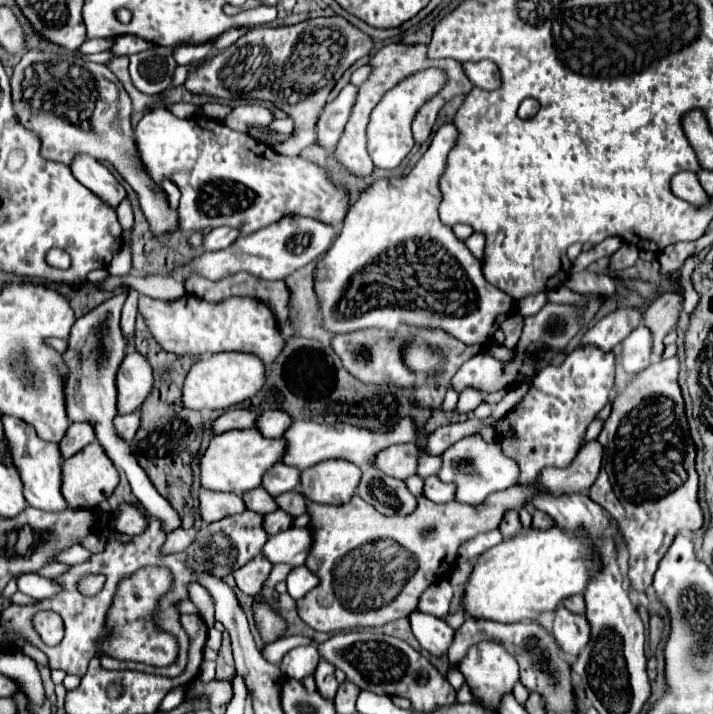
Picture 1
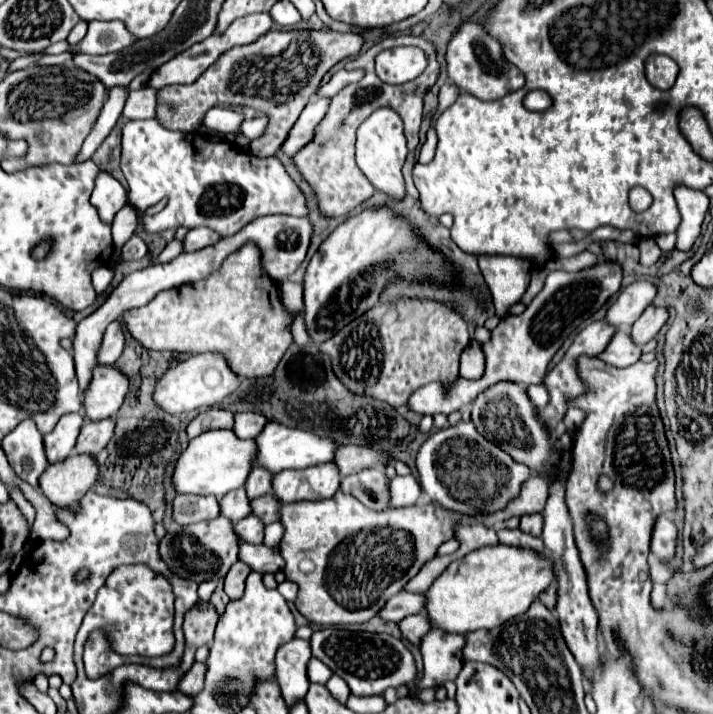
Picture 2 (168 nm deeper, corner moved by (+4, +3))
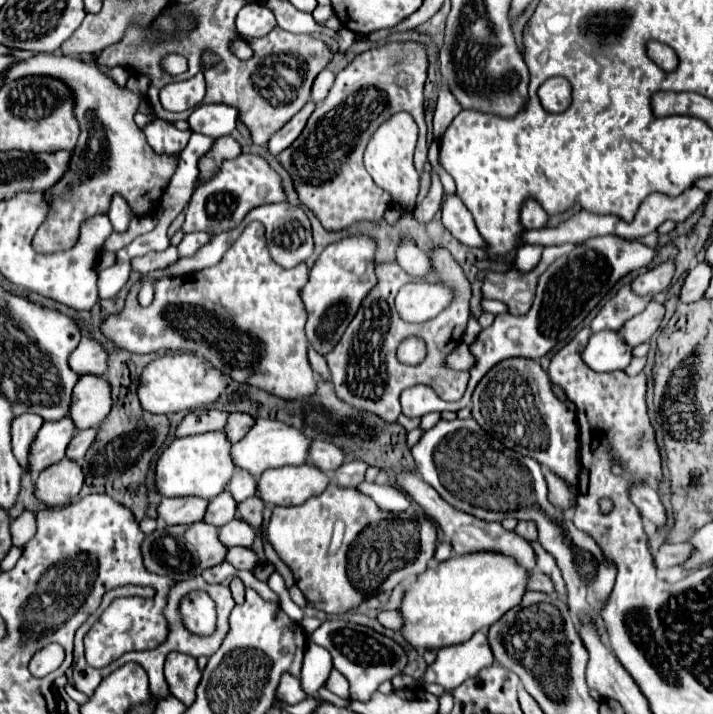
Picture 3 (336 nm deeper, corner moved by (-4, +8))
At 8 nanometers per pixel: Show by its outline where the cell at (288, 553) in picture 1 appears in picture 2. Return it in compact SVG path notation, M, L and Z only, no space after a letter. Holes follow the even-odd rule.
M242 543L240 545L240 561L248 563L252 571L260 573L276 573L284 569L284 557L280 553L280 547L268 547L264 543L252 545L252 543Z

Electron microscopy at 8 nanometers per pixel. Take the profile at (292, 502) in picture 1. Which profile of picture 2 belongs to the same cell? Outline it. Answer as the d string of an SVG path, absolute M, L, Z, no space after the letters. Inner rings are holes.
M274 493L262 495L252 501L252 513L258 515L260 519L264 519L266 525L280 521L280 507L282 507L282 503L276 499Z

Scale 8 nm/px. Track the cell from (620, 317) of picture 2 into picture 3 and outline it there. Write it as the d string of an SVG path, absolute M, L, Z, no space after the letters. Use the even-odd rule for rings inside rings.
M670 258L670 260L646 270L646 272L638 274L632 280L632 288L638 290L638 294L648 294L648 292L658 294L658 292L668 288L668 284L670 284L670 280L674 276L674 270L676 270L676 266L674 266L674 260Z

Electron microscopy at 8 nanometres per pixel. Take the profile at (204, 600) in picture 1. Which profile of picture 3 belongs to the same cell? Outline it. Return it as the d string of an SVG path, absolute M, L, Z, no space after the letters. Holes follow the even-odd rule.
M222 562L222 564L218 564L218 566L210 568L210 570L204 570L202 578L204 578L206 582L210 582L210 584L216 584L216 582L224 582L226 578L230 578L230 576L234 576L234 574L236 574L236 570L232 570L232 568L228 566L228 562Z

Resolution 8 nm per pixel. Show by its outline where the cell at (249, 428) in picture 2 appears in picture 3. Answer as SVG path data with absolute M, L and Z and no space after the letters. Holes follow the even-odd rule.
M230 414L228 422L224 426L224 434L226 438L234 444L240 438L244 438L244 434L254 426L254 418L248 418L248 414Z

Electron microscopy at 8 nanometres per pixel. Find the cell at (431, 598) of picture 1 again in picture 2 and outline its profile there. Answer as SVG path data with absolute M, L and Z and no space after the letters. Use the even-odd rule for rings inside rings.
M402 591L400 595L394 595L386 605L384 611L380 611L380 617L386 621L400 623L408 615L416 615L426 609L426 595L424 593L412 593Z

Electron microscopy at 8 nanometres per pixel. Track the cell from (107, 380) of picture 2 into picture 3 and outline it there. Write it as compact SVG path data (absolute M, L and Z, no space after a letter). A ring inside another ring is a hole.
M84 376L76 382L72 392L72 404L68 416L76 430L96 428L108 416L112 408L112 396L108 390L108 382L104 378Z

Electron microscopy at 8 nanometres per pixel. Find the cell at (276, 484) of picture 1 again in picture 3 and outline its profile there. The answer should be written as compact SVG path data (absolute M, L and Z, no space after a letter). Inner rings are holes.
M236 470L226 486L226 490L232 494L236 502L242 502L256 494L256 480L246 470Z

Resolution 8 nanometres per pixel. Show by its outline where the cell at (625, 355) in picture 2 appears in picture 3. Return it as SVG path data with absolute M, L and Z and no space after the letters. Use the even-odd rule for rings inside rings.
M602 330L590 336L588 346L582 350L582 362L596 372L622 370L630 364L632 348L624 346L618 332Z

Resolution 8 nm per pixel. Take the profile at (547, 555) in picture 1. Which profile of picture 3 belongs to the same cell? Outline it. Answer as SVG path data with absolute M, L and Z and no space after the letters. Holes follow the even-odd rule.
M488 552L452 556L440 562L436 570L428 568L406 586L400 604L404 624L398 632L418 652L462 644L470 640L474 632L492 626L512 606L520 604L520 598L526 592L526 582L528 570L516 566L512 558Z

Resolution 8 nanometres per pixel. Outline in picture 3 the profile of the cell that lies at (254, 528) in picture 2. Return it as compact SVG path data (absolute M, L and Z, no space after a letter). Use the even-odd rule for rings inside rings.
M234 518L232 522L228 522L226 526L222 526L218 530L218 538L220 538L220 542L226 548L232 548L232 546L250 546L254 542L254 530L244 520Z

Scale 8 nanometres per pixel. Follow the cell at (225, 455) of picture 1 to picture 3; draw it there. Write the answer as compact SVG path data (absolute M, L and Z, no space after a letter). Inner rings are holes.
M206 432L172 440L156 462L154 482L158 494L164 498L198 496L212 500L216 494L224 492L224 486L228 484L228 478L232 478L234 472L232 458L228 458L228 448L230 442L228 438L224 438L224 432Z

